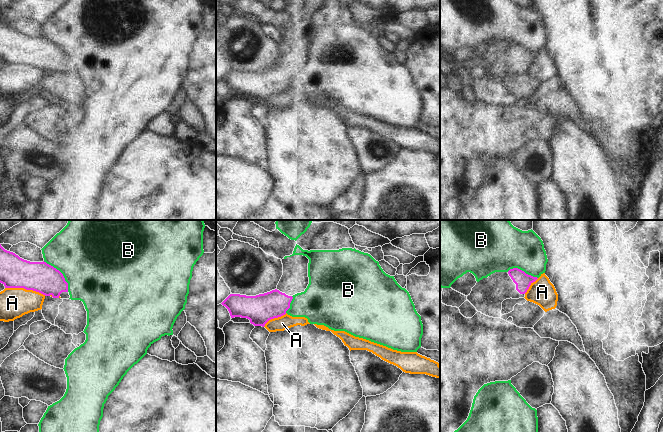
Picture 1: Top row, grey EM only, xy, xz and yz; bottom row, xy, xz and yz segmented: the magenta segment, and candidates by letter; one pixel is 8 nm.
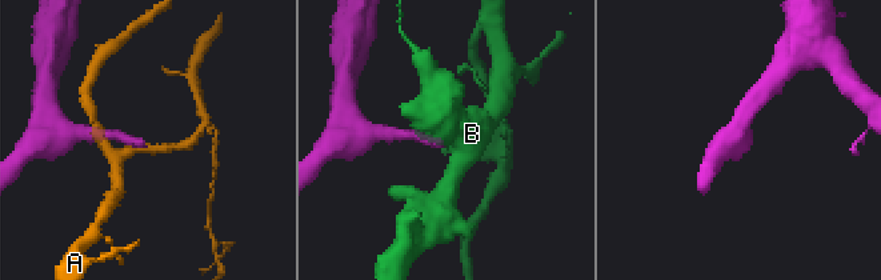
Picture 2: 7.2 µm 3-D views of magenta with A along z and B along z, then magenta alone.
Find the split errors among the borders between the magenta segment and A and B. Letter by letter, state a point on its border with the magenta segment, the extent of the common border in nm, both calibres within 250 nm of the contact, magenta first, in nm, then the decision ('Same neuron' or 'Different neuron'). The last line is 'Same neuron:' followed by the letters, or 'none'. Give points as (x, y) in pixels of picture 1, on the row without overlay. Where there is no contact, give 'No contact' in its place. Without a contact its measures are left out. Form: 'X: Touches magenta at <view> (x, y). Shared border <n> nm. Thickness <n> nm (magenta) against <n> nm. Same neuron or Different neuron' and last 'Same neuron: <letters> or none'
A: Touches magenta at xy (25, 64). Shared border 340 nm. Thickness 260 nm (magenta) against 240 nm. Different neuron
B: Touches magenta at xy (61, 49). Shared border 320 nm. Thickness 240 nm (magenta) against 500 nm. Different neuron
Same neuron: none.

